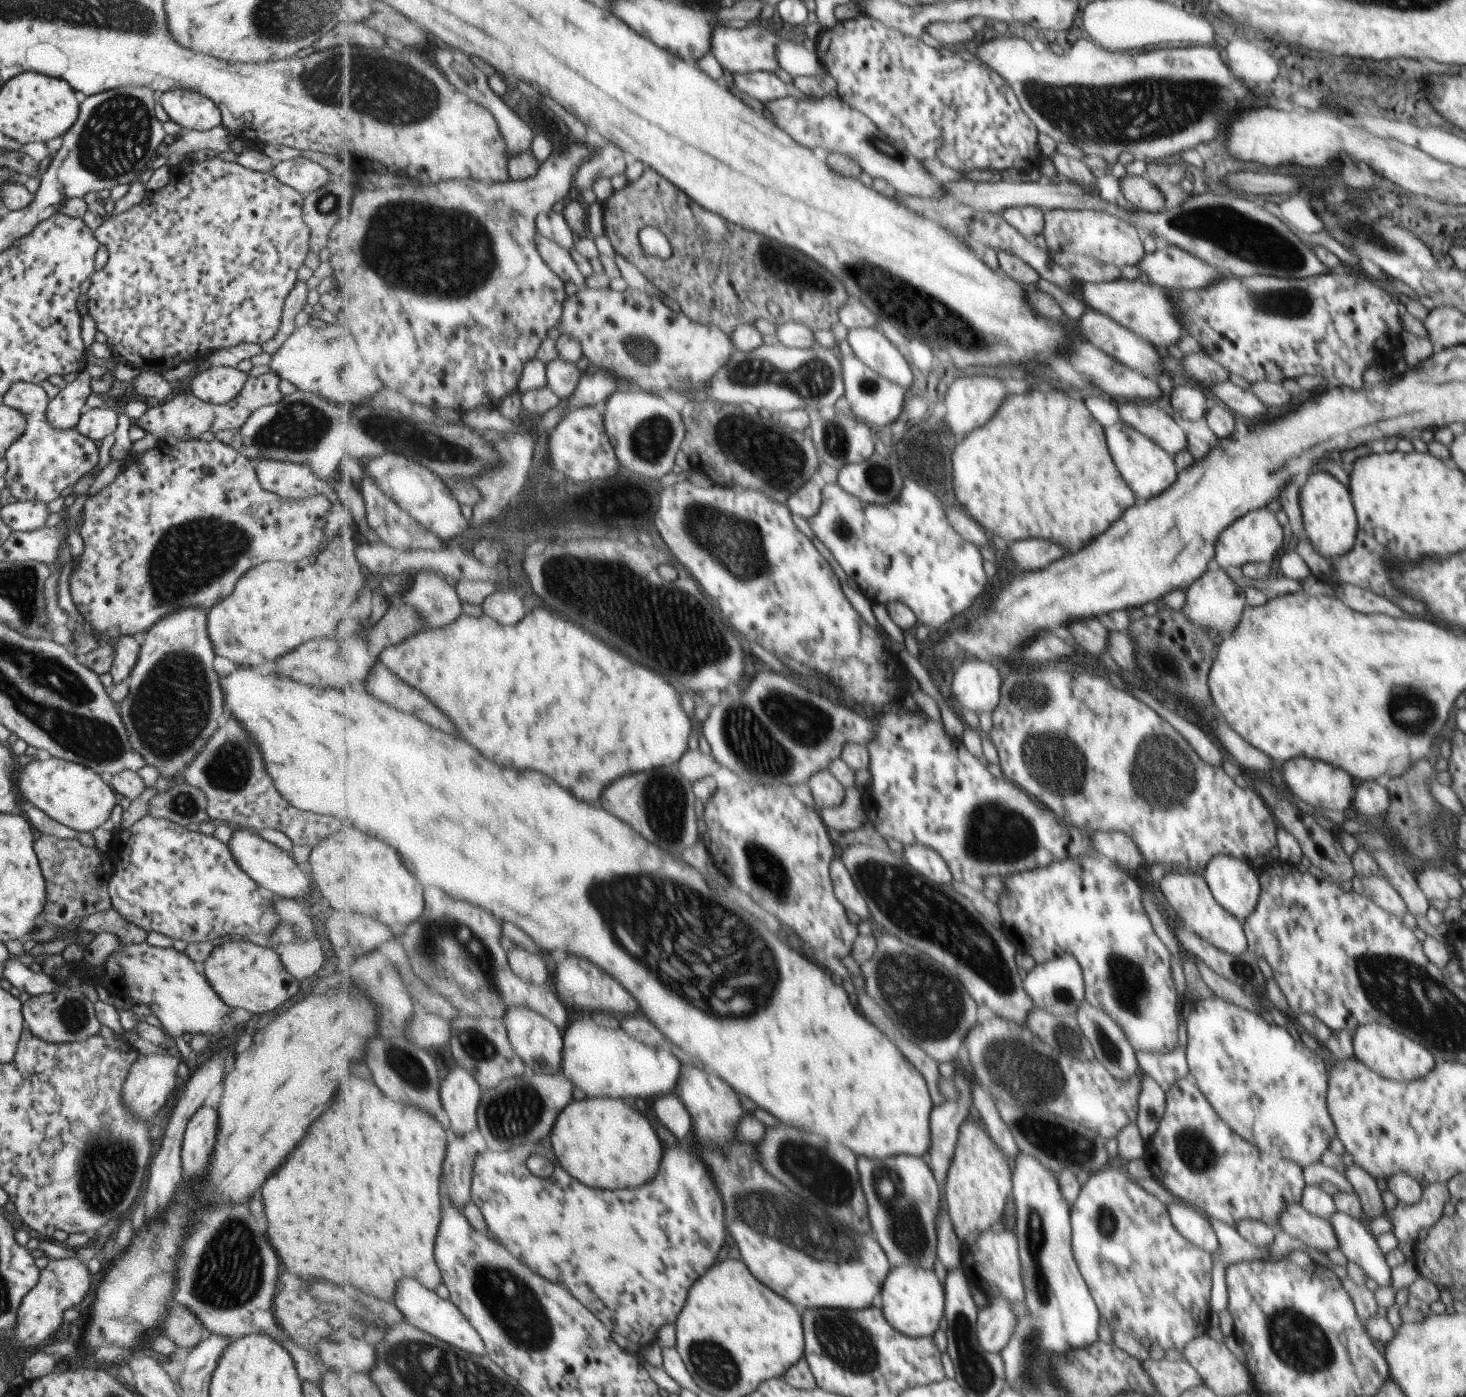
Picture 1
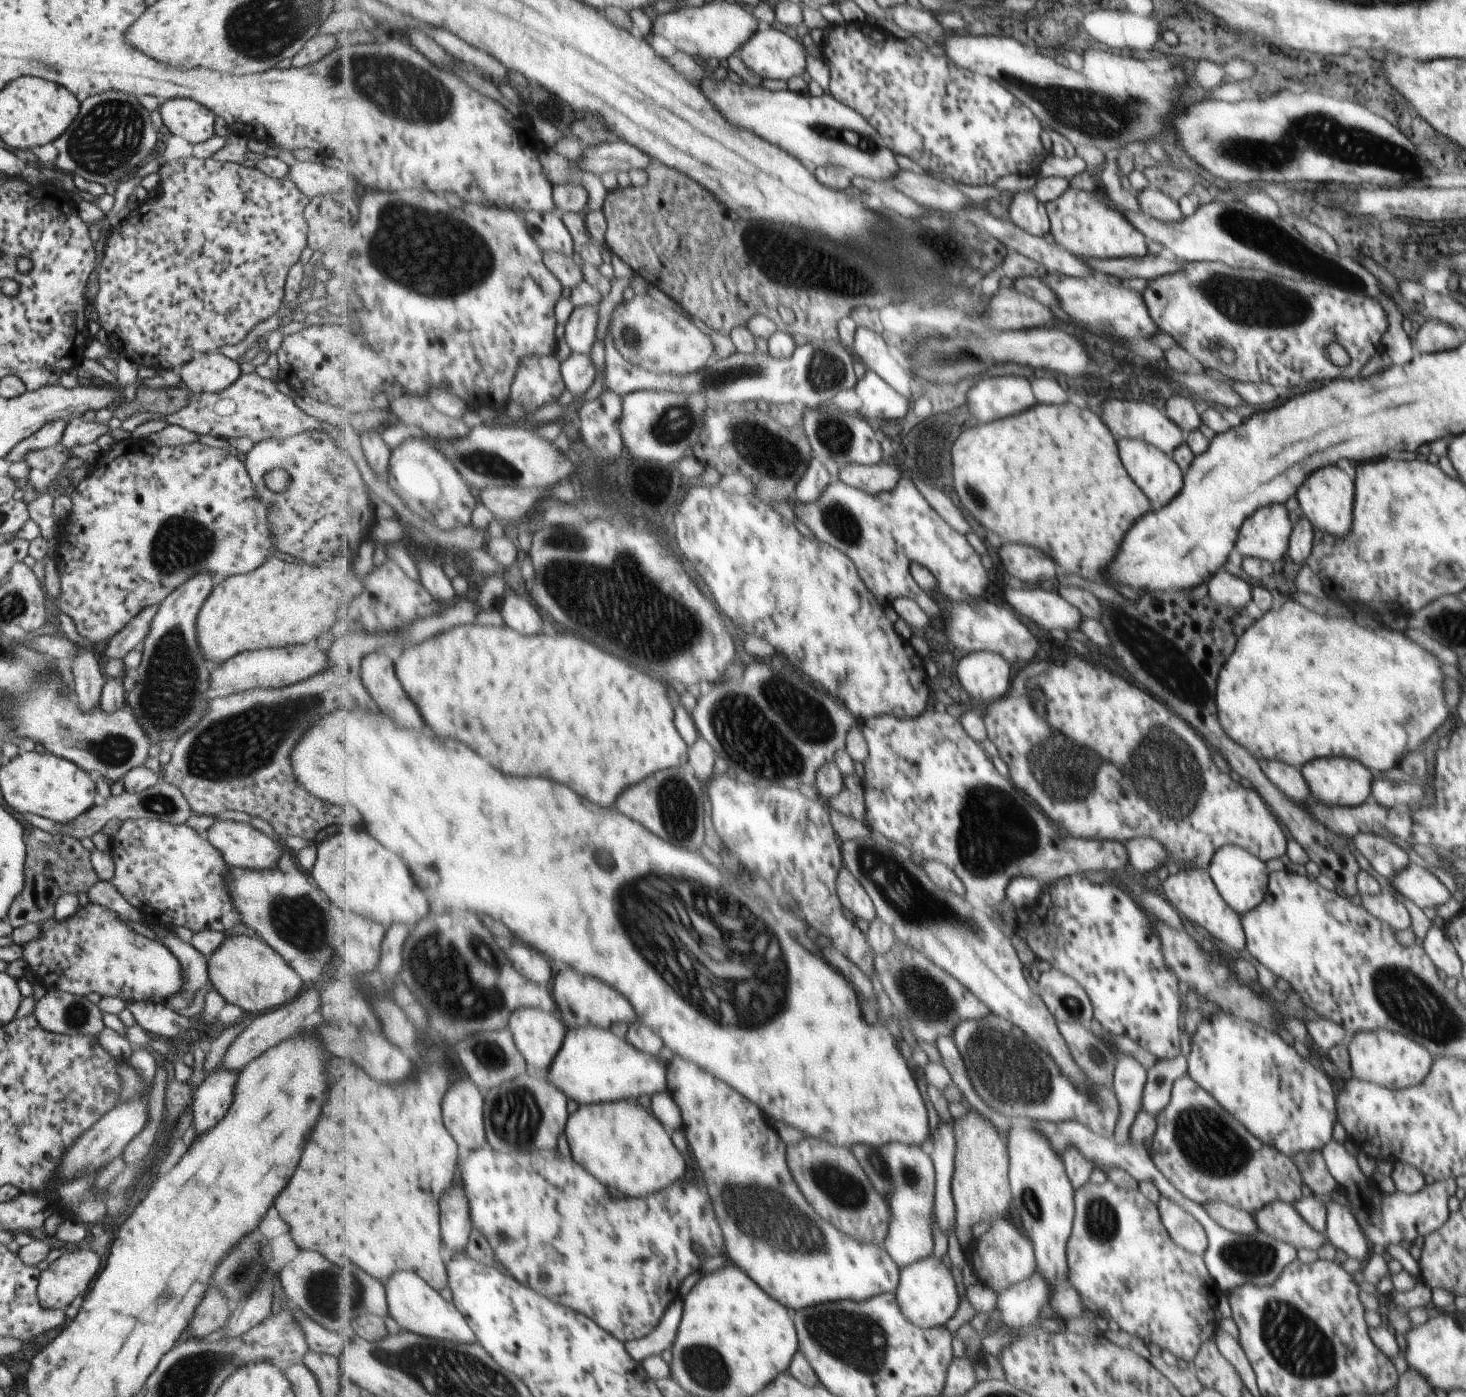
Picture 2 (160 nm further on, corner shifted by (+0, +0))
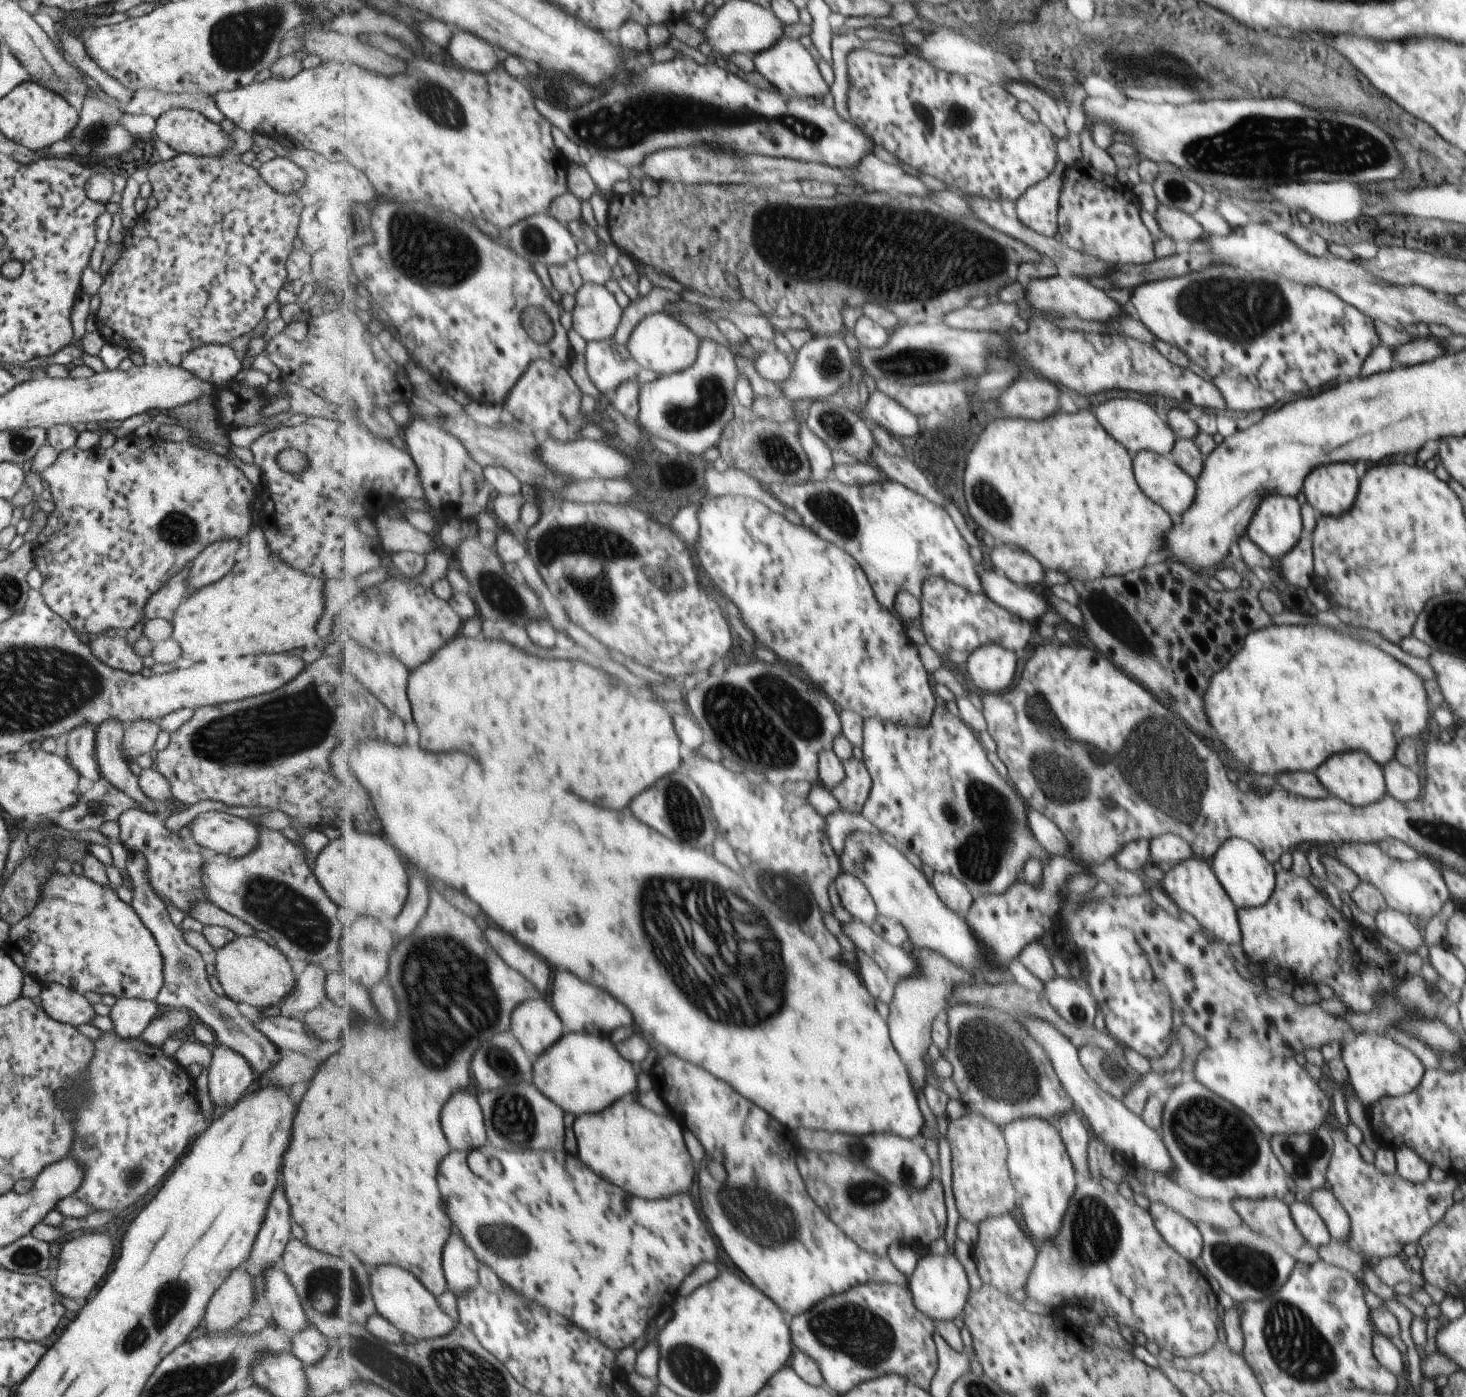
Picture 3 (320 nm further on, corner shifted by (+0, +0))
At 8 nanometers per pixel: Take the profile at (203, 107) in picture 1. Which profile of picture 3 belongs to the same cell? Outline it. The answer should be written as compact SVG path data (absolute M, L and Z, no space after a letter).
M169 110L159 115L155 122L155 136L176 153L187 153L194 157L219 157L232 144L230 136L223 133L218 124L209 121L197 111Z

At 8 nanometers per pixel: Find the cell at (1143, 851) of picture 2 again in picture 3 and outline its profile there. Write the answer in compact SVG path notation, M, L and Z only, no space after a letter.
M1173 833L1159 834L1149 842L1150 860L1155 865L1167 862L1172 866L1192 856L1191 847L1187 842Z

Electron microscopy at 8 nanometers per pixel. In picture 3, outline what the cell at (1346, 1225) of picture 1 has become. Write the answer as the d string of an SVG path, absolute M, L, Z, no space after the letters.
M1319 1188L1306 1196L1306 1200L1325 1224L1330 1240L1346 1245L1352 1235L1352 1222L1347 1210L1328 1189Z

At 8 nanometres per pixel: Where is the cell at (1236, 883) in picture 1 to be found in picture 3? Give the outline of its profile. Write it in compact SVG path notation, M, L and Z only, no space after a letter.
M1235 837L1225 840L1224 843L1220 844L1219 850L1212 856L1210 863L1215 878L1232 899L1237 912L1240 909L1260 907L1263 903L1267 903L1273 890L1275 890L1273 888L1273 868L1271 868L1271 864L1247 840Z

